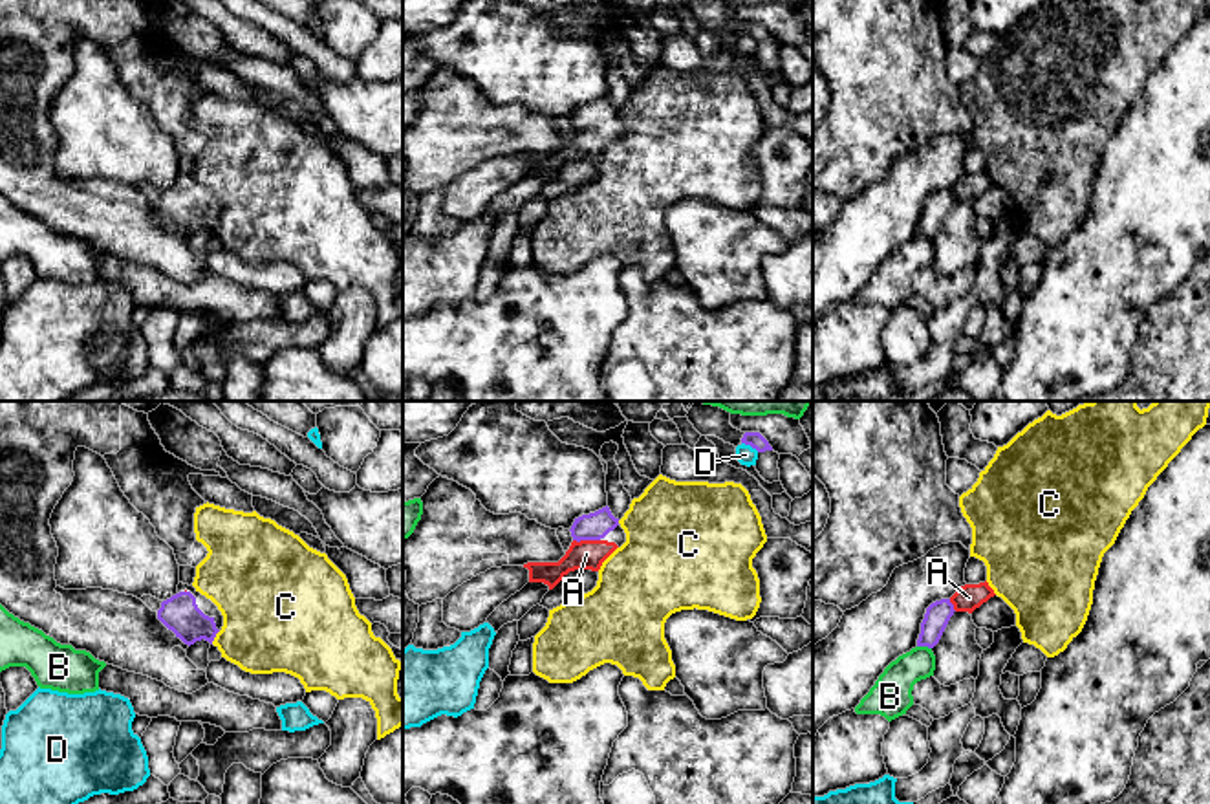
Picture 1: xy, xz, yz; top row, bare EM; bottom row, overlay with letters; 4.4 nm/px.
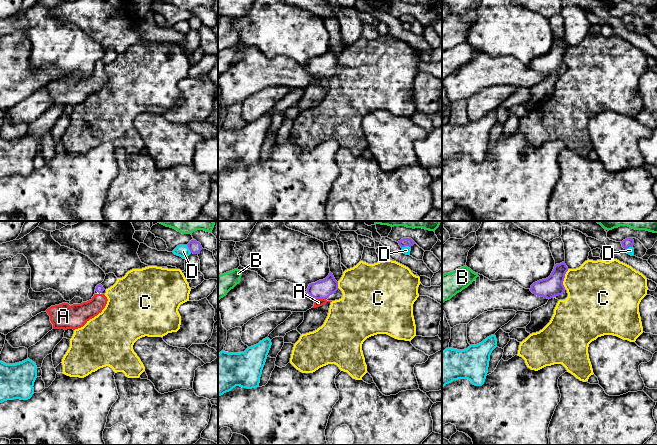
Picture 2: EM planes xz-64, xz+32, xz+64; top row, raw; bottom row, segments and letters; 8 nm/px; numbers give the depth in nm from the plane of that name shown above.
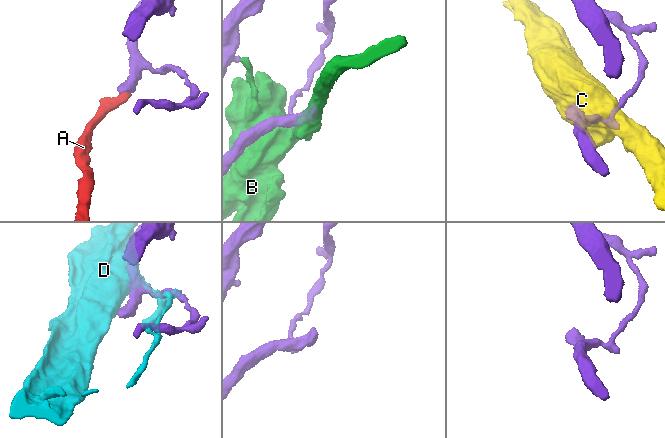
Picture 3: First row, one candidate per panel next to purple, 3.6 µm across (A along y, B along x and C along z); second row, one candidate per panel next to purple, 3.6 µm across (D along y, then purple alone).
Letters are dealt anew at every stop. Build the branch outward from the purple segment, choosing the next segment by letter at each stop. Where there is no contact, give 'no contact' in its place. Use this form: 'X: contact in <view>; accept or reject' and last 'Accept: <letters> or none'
A: contact in xz; accept
B: contact in yz; reject
C: contact in xy; reject
D: contact in xz; reject
Accept: A

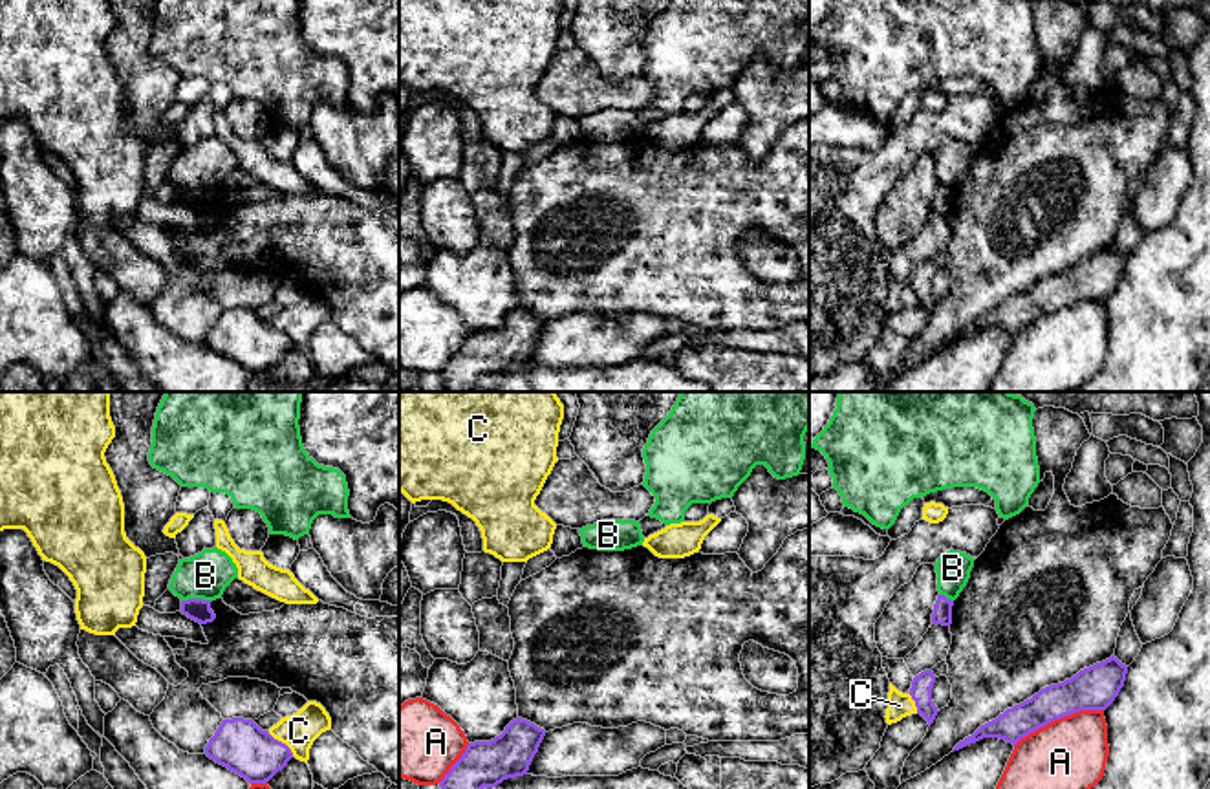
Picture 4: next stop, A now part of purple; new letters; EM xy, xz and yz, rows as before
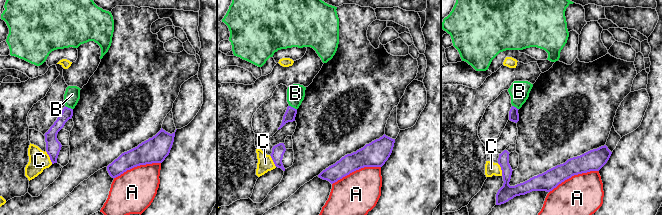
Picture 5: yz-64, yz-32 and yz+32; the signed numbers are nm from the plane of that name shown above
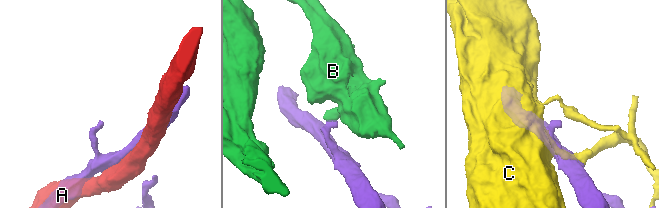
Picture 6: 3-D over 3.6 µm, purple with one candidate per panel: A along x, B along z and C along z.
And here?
A: contact in yz; reject
B: contact in xy; reject
C: contact in xy; reject
Accept: none

